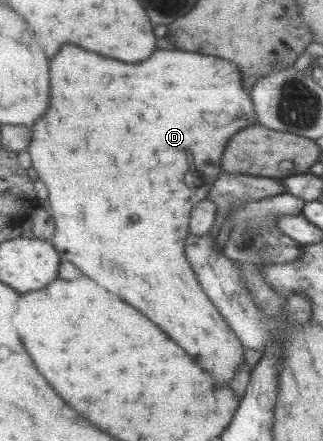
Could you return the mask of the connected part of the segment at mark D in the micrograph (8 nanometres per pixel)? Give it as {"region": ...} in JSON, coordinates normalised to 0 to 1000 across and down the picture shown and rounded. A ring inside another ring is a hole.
{"region":[[[198,100],[173,118],[173,127],[155,136],[155,231],[149,231],[149,249],[142,249],[142,259],[130,259],[130,268],[111,272],[111,281],[96,281],[96,320],[77,336],[77,342],[87,345],[96,358],[96,379],[115,392],[115,404],[149,429],[146,449],[152,451],[155,485],[161,488],[170,517],[152,546],[180,574],[186,590],[235,599],[235,608],[248,608],[248,617],[266,621],[279,635],[303,639],[303,649],[341,658],[372,680],[384,680],[390,689],[402,689],[409,698],[440,707],[458,726],[471,726],[526,771],[545,766],[539,776],[632,844],[644,844],[644,853],[663,862],[669,875],[693,875],[746,832],[746,825],[755,821],[755,805],[749,805],[752,785],[724,762],[706,732],[650,685],[638,664],[622,655],[591,603],[576,590],[570,546],[573,535],[585,528],[585,490],[594,469],[638,449],[650,422],[687,390],[681,372],[675,372],[675,349],[687,349],[700,317],[724,299],[737,299],[743,290],[793,281],[796,277],[786,249],[780,249],[774,215],[743,195],[743,172],[746,168],[731,145],[687,136],[687,132],[669,132],[669,127],[638,127],[638,122],[594,122],[594,118],[548,111],[483,111],[480,118],[471,118],[471,127],[458,127],[458,136],[433,136],[421,145],[384,145],[372,136],[334,136],[334,132],[297,127],[285,118],[260,118],[254,109],[235,109],[223,100]],[[632,259],[663,259],[663,263],[681,259],[681,272],[632,272]],[[625,331],[632,331],[632,349],[644,354],[644,363],[632,367],[632,385],[625,385],[625,363],[613,363]],[[477,408],[483,408],[483,422],[508,417],[508,426],[533,426],[533,431],[421,431],[421,426],[464,426],[477,417]]]}

